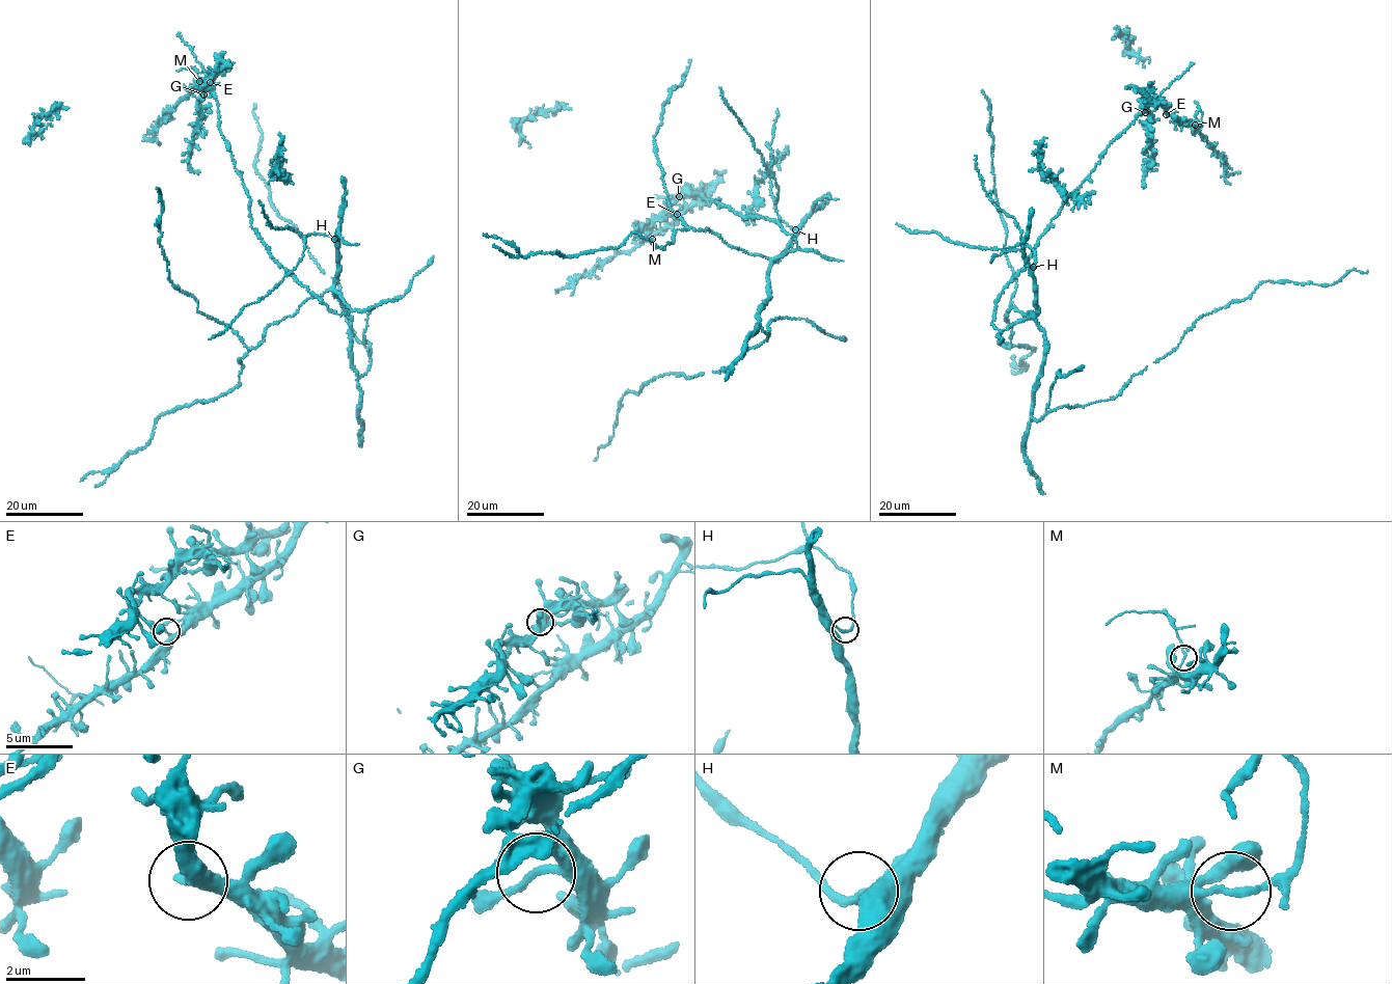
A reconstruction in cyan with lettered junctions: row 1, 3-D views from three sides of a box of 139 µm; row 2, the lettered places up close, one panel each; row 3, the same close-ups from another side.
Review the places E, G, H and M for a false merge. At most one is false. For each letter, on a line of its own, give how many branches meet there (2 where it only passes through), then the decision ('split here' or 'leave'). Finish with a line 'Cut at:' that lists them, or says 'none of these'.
E: 2 branches meet; leave
G: 2 branches meet; leave
H: 2 branches meet; leave
M: 2 branches meet; split here
Cut at: M

